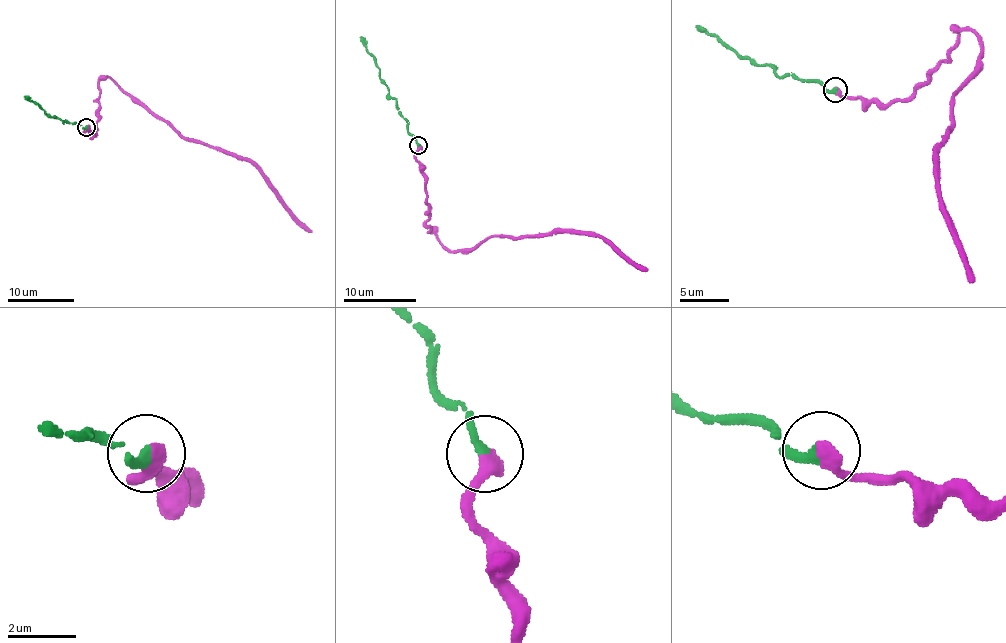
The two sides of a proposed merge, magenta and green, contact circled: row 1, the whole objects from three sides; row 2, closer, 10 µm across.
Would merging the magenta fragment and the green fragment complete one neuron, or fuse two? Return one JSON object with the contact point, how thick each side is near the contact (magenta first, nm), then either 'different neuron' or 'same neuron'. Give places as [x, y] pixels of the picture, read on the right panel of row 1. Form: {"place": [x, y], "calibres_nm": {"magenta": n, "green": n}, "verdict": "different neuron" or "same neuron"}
{"place": [835, 89], "calibres_nm": {"magenta": 440, "green": 320}, "verdict": "same neuron"}

